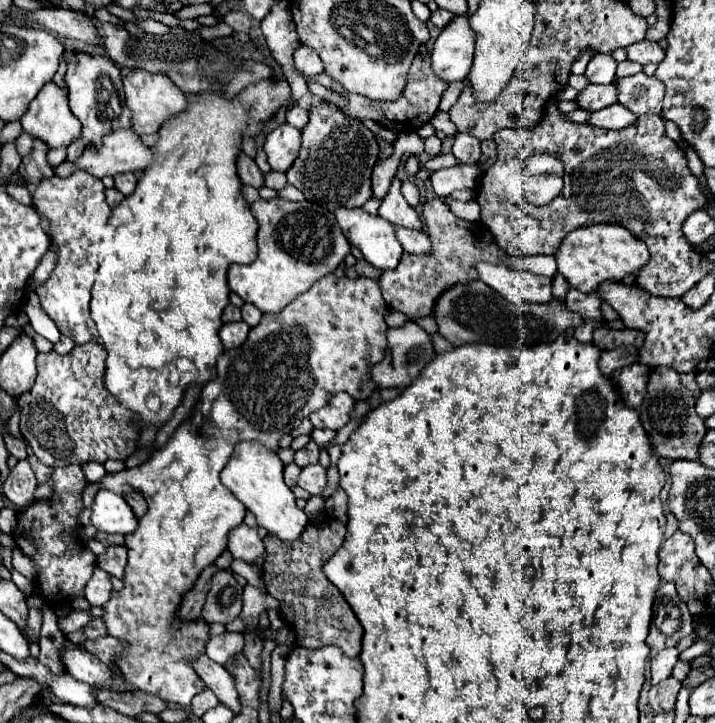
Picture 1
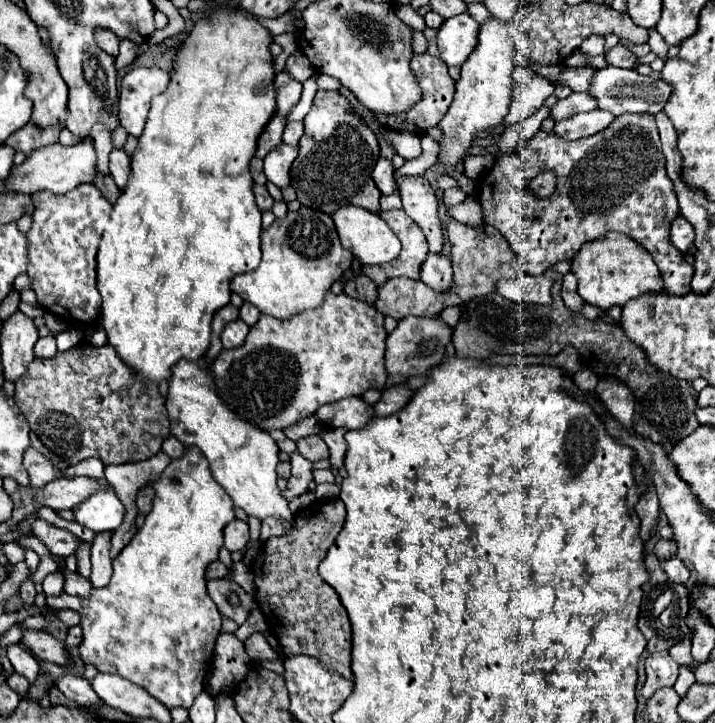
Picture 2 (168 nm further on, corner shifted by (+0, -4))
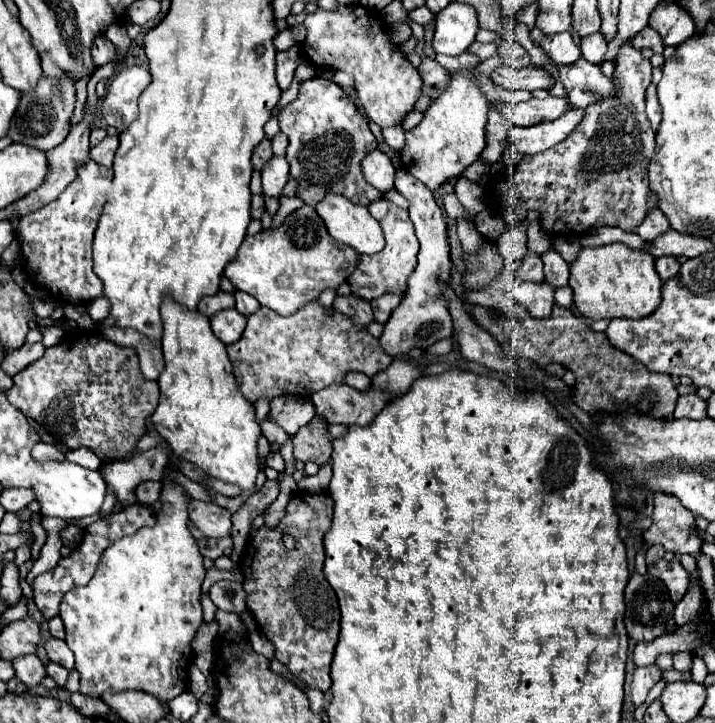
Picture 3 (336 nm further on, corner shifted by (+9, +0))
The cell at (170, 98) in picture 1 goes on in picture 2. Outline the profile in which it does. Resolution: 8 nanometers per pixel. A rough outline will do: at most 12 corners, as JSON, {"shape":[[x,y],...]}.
{"shape":[[134,68],[122,78],[118,118],[142,134],[152,96],[170,76]]}

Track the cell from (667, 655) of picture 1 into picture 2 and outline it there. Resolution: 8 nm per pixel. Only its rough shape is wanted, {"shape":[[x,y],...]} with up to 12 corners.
{"shape":[[668,652],[646,658],[642,694],[674,686],[678,664]]}

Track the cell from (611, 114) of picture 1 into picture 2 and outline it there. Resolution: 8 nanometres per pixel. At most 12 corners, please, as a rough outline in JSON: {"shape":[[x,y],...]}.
{"shape":[[606,110],[556,122],[554,134],[578,140],[602,132],[614,120]]}

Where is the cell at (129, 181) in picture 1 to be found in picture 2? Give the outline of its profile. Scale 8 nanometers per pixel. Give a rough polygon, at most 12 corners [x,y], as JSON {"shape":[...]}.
{"shape":[[112,150],[110,174],[120,190],[130,176],[130,158]]}

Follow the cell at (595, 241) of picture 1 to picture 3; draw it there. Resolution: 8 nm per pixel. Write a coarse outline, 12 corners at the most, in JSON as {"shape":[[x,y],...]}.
{"shape":[[583,248],[569,286],[581,316],[645,318],[661,304],[655,258]]}

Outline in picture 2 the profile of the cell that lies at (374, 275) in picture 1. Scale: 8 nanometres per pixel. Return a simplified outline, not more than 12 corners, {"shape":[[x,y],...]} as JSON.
{"shape":[[362,272],[344,284],[346,294],[374,304],[378,286]]}

